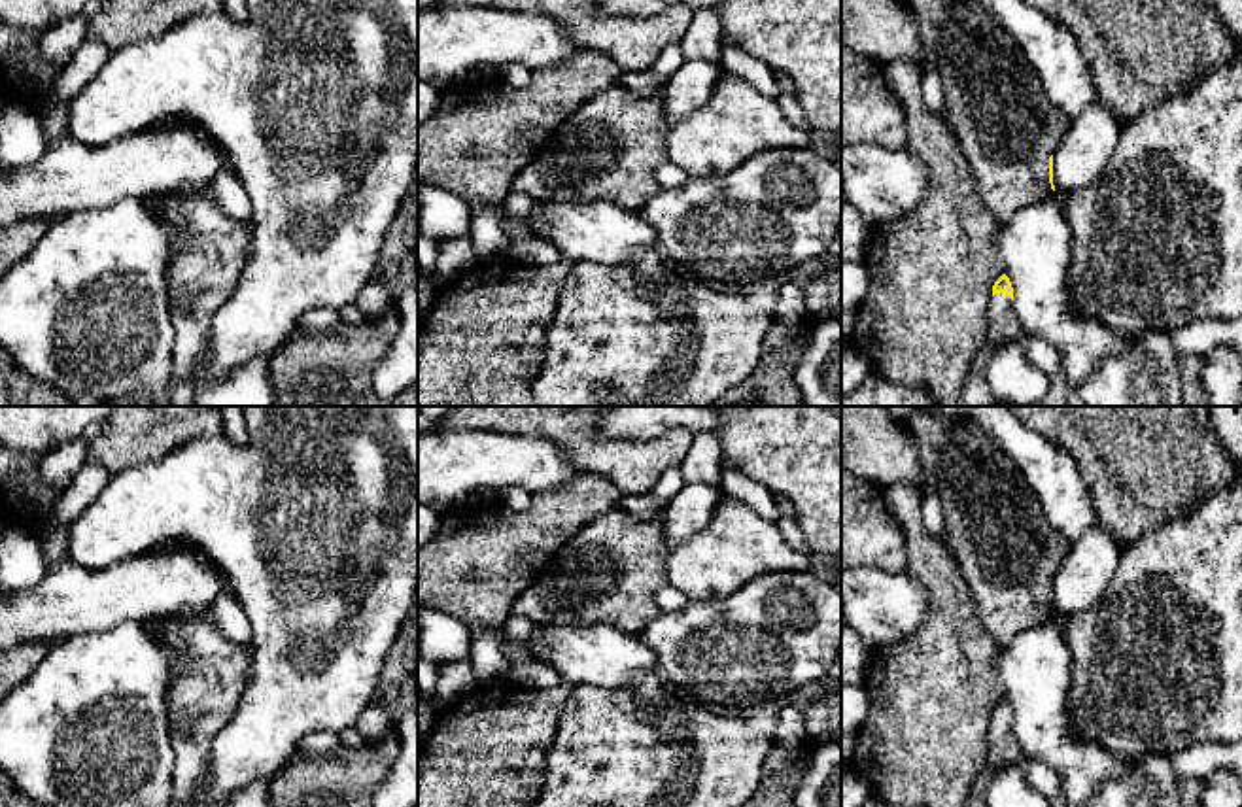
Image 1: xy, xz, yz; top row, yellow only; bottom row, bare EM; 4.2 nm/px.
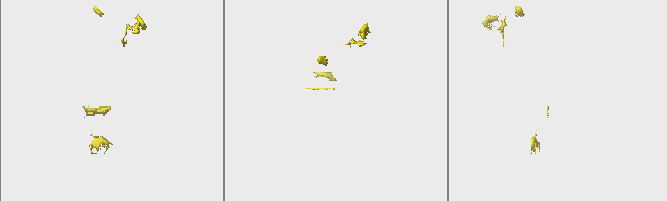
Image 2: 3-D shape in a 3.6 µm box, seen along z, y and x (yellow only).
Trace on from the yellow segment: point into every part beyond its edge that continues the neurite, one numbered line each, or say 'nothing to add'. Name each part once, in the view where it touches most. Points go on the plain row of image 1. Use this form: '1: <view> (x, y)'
1: yz (1006, 550)

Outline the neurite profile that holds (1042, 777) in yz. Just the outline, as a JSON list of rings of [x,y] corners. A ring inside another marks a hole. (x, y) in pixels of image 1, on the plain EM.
[[[1021,756],[1019,767],[1026,779],[1026,782],[1045,794],[1049,801],[1057,799],[1057,794],[1061,790],[1059,775],[1040,758]]]

